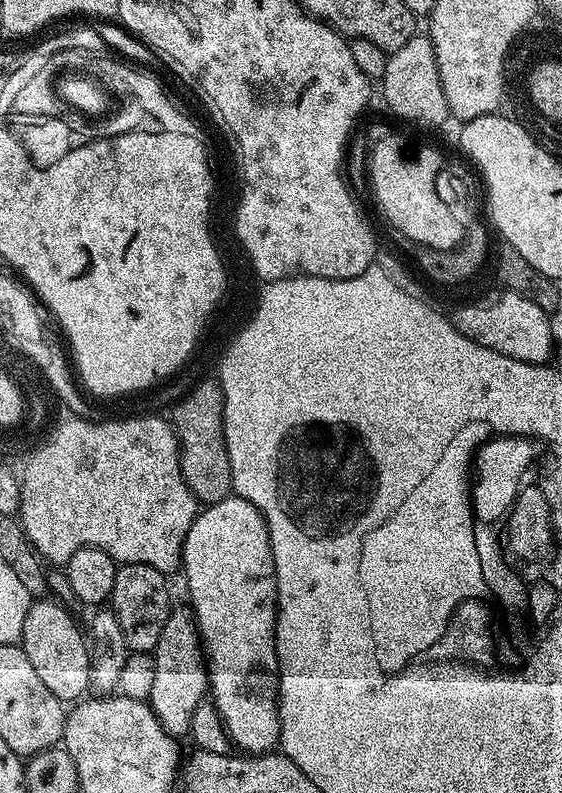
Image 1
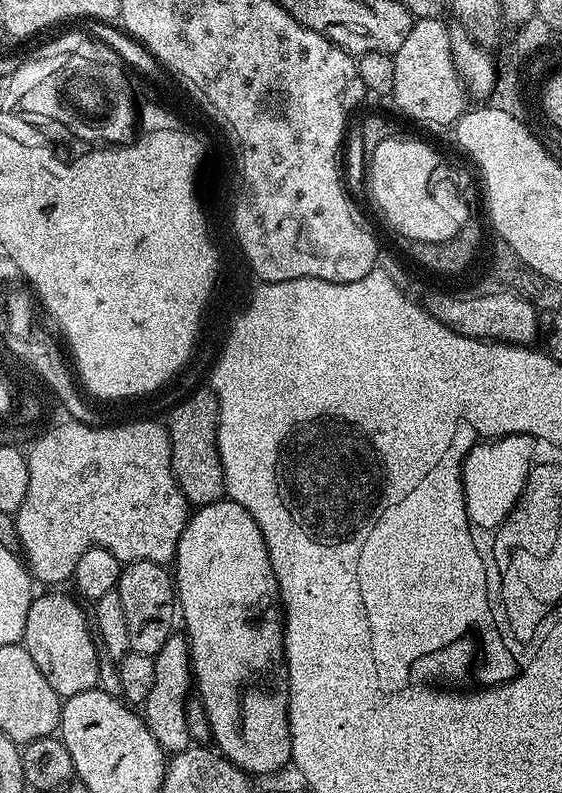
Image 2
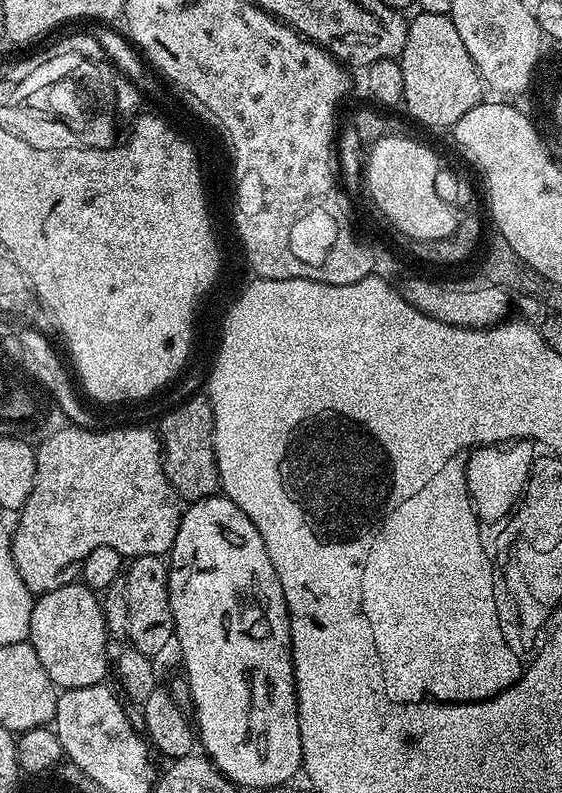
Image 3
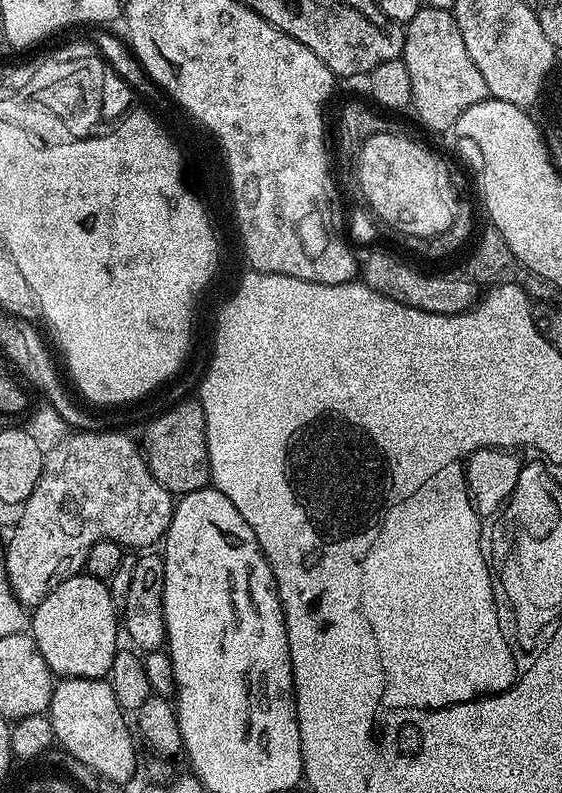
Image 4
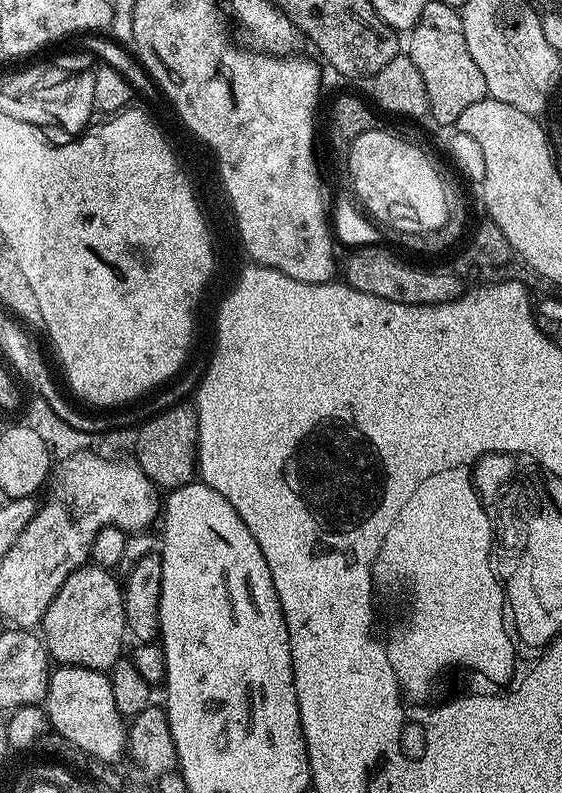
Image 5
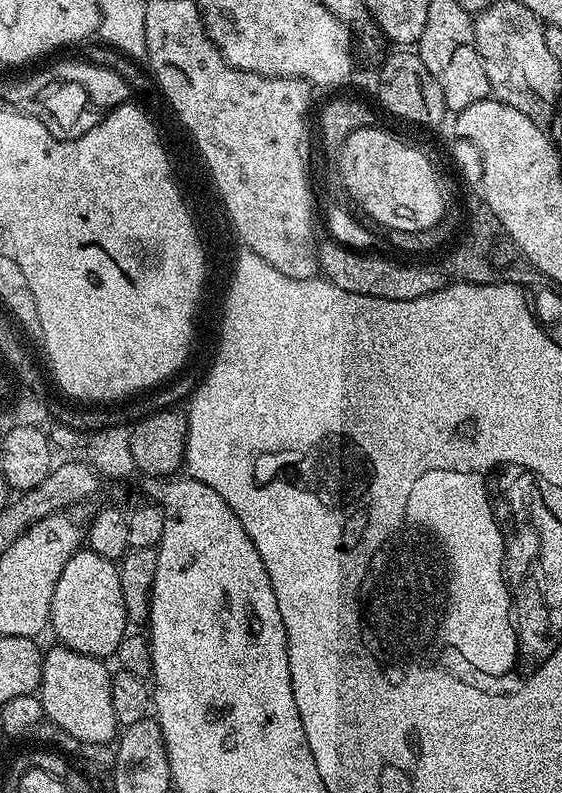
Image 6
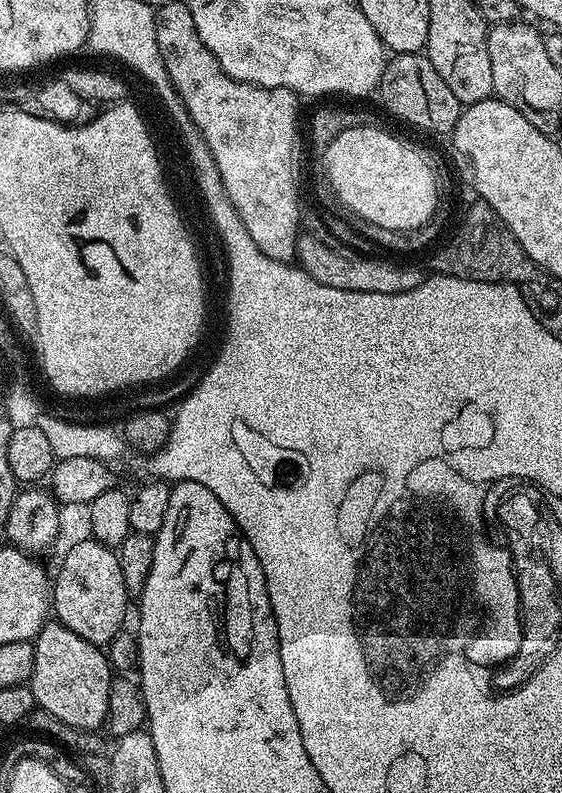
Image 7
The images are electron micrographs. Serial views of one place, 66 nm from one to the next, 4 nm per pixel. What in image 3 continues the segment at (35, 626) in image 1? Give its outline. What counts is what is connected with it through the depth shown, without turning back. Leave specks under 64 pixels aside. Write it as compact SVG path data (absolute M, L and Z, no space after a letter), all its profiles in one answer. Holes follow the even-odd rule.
M73 582L71 584L67 584L66 586L58 586L58 590L50 590L49 592L41 592L39 595L35 597L33 606L32 606L32 613L30 614L30 630L28 631L28 639L27 643L31 644L32 649L34 650L34 654L38 654L38 659L42 661L42 670L46 670L46 674L50 674L50 682L55 684L57 689L63 690L66 688L81 688L82 686L94 686L95 684L104 684L106 678L104 675L109 675L110 672L110 652L108 656L108 642L110 642L110 635L107 628L107 624L104 621L103 610L101 608L101 597L97 595L97 593L93 592L91 588L87 588L82 582Z

